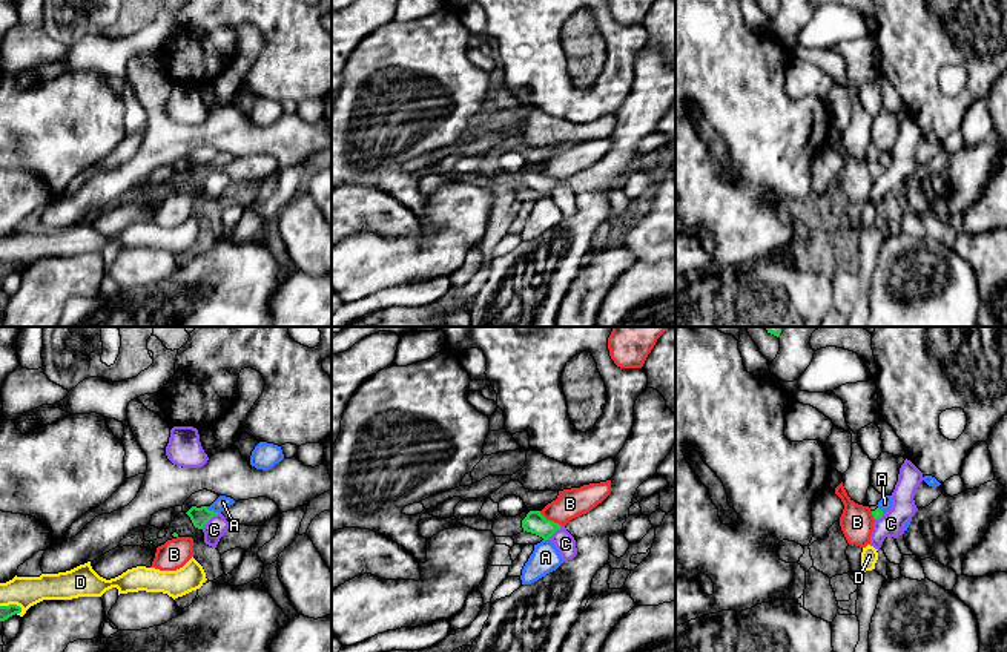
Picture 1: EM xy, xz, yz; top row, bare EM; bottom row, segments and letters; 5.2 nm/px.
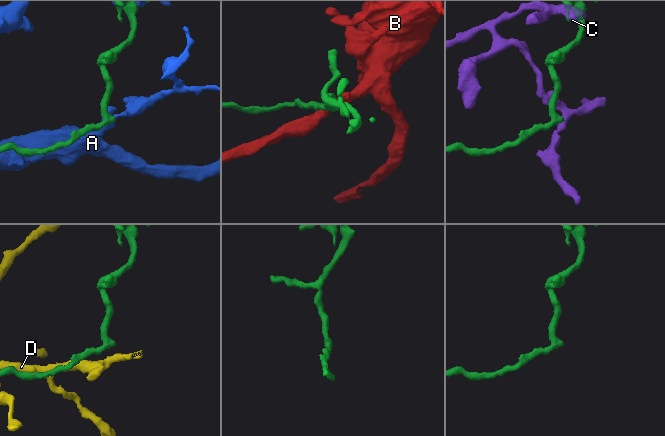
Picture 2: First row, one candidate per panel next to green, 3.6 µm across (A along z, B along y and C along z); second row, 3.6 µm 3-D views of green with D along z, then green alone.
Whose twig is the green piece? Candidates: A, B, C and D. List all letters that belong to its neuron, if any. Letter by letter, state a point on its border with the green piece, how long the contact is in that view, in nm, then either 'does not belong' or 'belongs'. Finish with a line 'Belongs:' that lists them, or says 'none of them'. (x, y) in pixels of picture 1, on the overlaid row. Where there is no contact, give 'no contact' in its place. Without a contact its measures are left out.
A: xy (212, 511) | 70 nm | does not belong
B: xz (550, 520) | 150 nm | does not belong
C: xy (209, 519) | 130 nm | does not belong
D: xy (13, 605) | 120 nm | does not belong
Belongs: none of them

